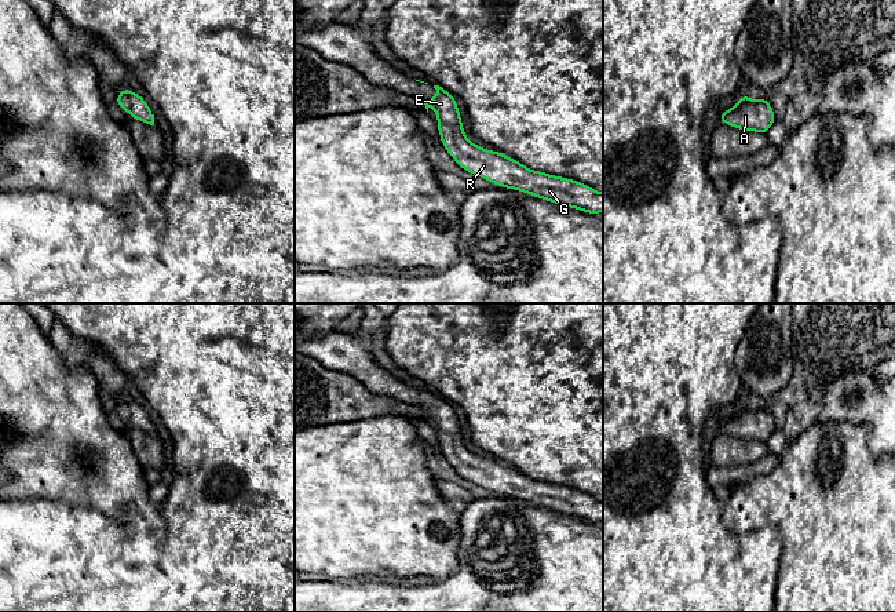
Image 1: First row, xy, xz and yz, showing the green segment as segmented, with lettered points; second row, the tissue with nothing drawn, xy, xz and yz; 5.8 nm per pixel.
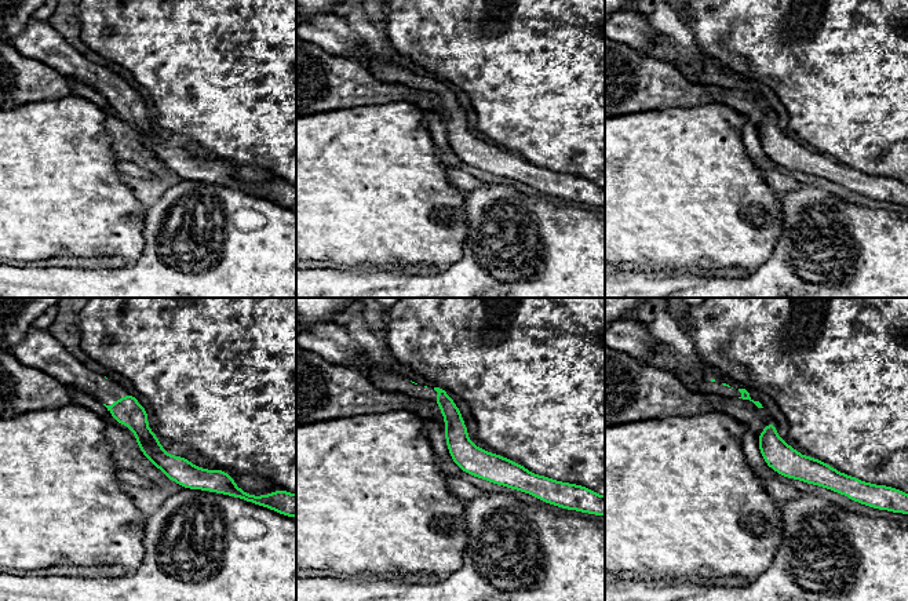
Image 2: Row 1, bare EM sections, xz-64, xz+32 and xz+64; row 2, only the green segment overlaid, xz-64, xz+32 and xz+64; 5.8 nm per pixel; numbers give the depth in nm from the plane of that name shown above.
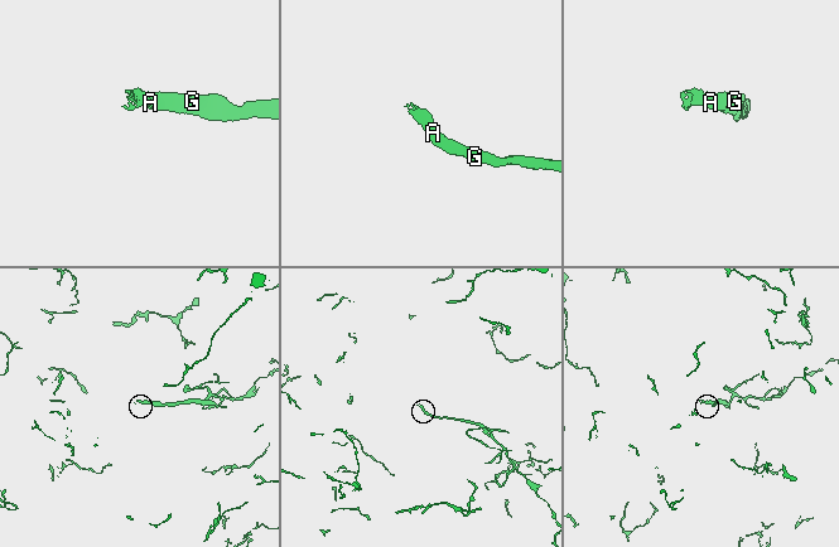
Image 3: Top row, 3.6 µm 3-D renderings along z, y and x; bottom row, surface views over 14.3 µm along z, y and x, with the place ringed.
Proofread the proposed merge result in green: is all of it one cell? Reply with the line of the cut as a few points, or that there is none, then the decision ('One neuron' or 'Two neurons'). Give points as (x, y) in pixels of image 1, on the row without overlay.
No split. One neuron

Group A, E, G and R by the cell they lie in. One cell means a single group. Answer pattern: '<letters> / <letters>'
A E G R

